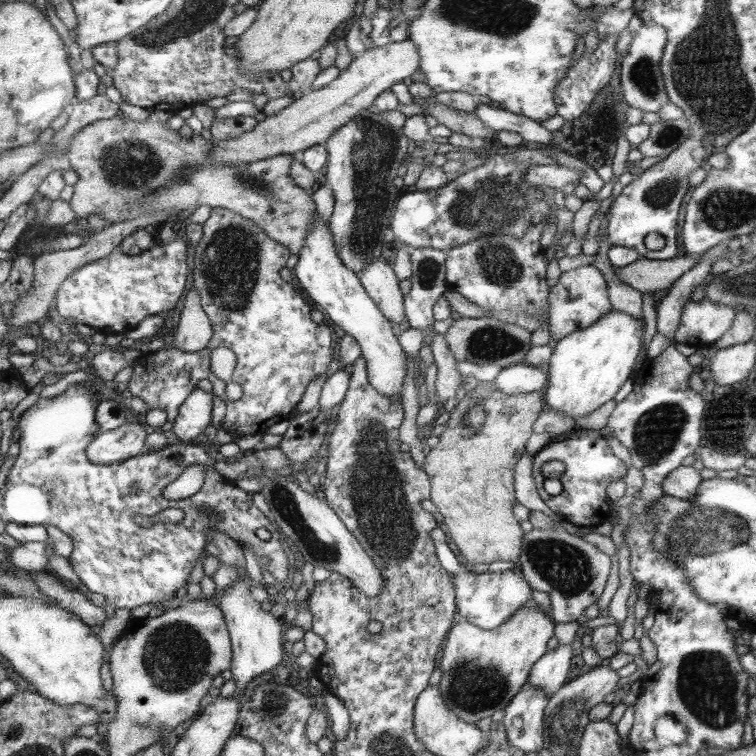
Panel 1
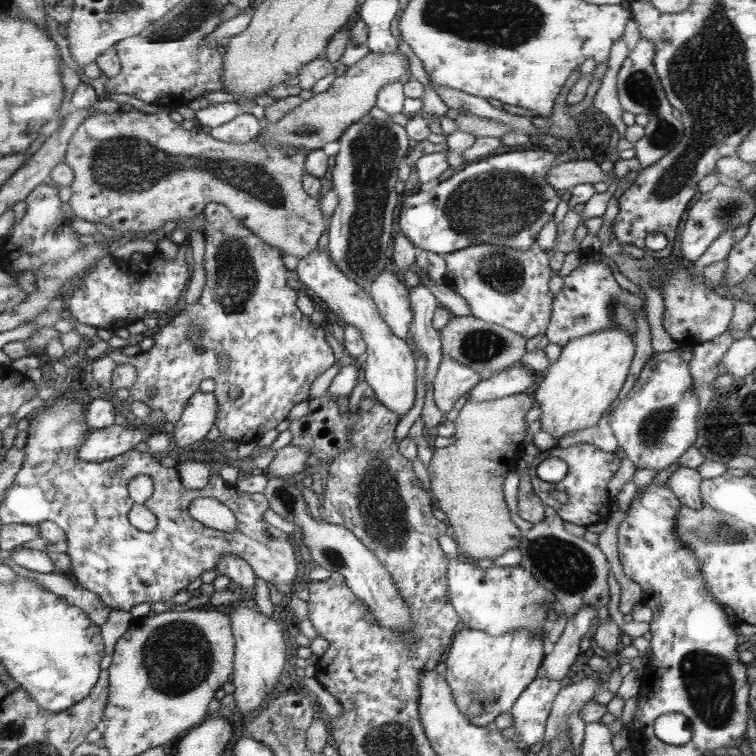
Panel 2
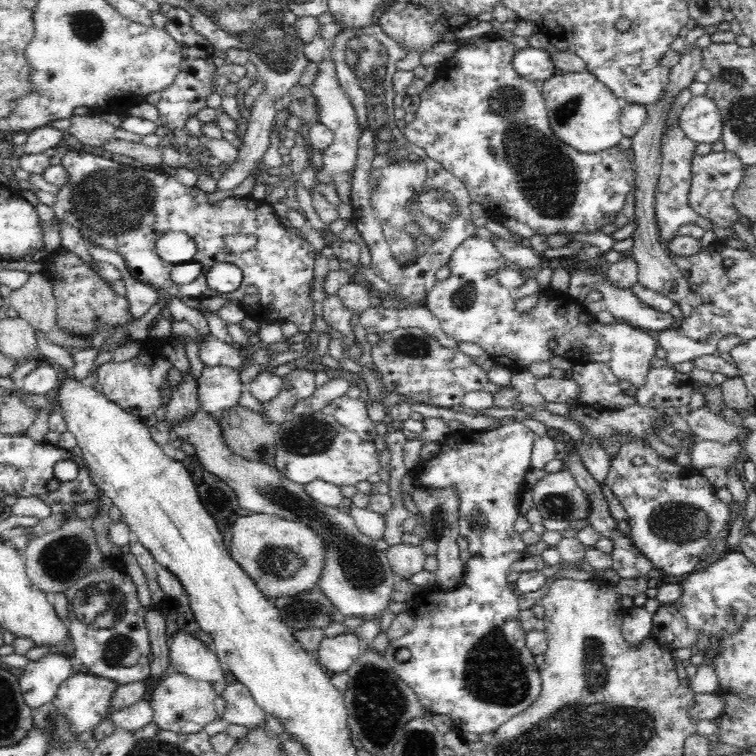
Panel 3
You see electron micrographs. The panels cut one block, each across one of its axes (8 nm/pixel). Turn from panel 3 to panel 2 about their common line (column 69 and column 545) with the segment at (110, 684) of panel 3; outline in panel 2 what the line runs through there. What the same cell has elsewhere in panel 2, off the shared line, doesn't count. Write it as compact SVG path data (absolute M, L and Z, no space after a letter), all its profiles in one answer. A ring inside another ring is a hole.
M537 677L525 689L525 693L517 700L512 711L510 711L514 719L514 725L511 727L510 734L518 735L520 741L528 747L542 742L545 734L546 720L550 715L552 704L561 689L562 686L557 681L548 681L546 678Z

